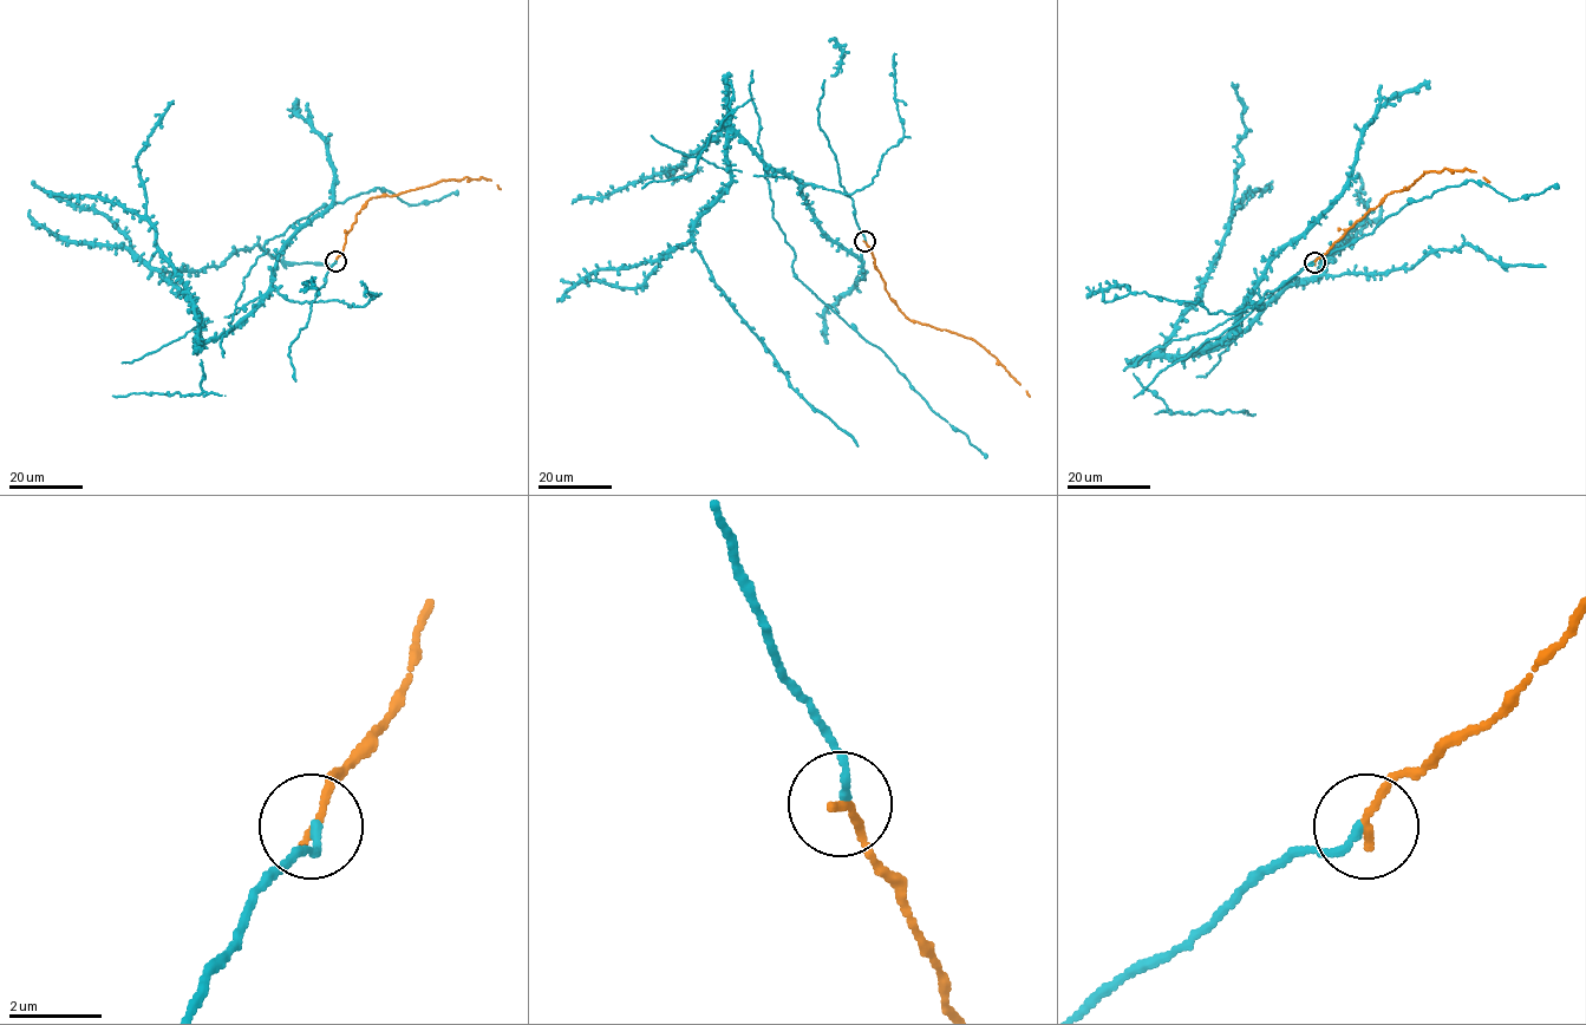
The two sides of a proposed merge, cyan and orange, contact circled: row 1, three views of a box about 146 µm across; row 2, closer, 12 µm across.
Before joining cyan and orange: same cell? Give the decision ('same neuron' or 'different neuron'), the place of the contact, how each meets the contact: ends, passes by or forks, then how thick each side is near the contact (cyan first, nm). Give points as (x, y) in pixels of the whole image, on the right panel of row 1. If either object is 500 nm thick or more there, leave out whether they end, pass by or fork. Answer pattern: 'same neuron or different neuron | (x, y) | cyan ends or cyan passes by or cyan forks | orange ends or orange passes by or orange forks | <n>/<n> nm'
same neuron | (1314, 262) | cyan ends | orange ends | 180/180 nm

